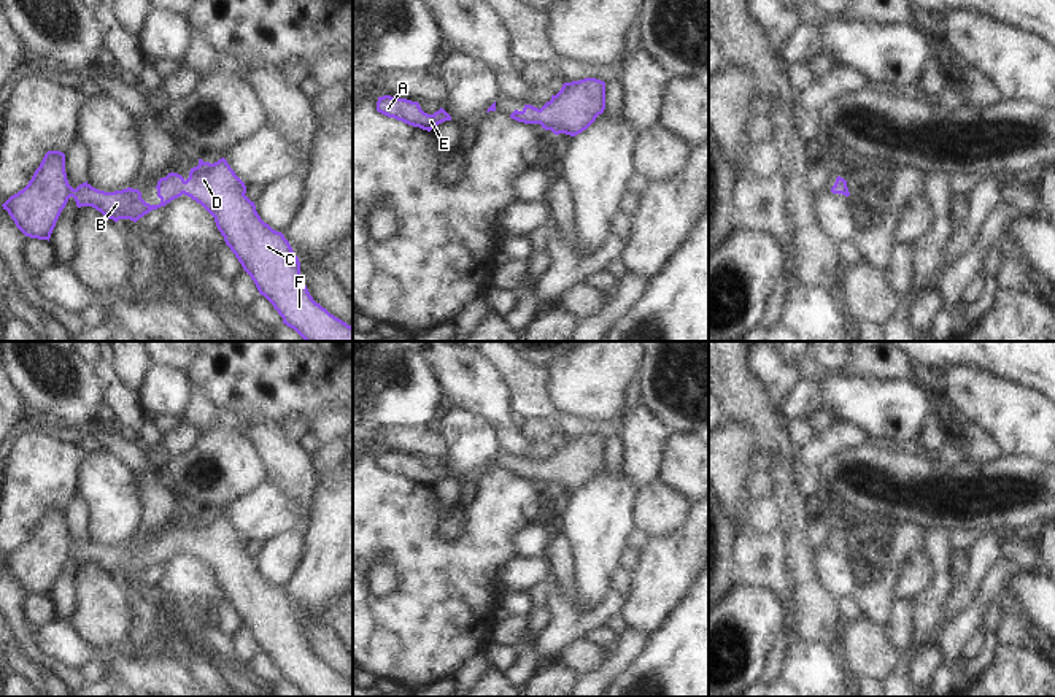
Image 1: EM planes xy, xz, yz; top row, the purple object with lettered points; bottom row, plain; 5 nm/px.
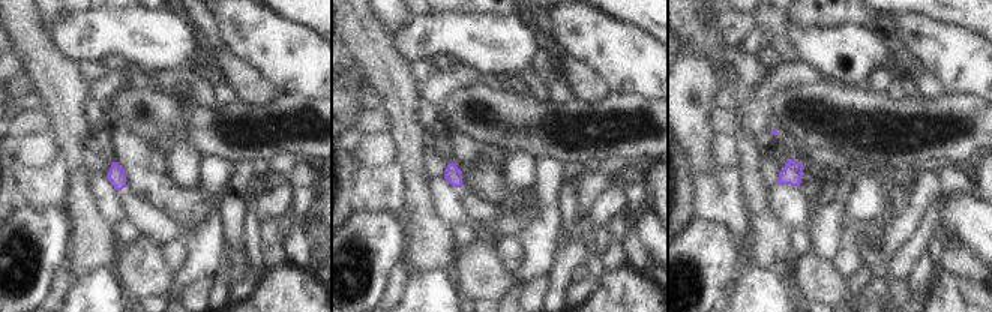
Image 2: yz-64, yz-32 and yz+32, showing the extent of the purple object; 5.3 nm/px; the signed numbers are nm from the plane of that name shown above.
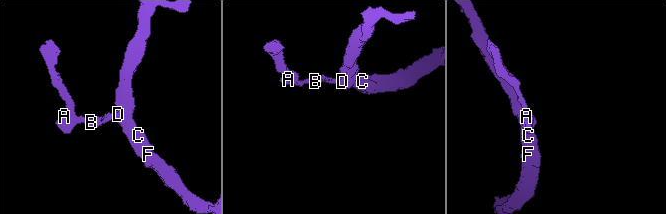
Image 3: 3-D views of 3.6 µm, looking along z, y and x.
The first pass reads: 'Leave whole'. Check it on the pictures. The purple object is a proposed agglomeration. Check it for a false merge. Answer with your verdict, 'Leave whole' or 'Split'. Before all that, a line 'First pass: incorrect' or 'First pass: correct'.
First pass: correct
Leave whole

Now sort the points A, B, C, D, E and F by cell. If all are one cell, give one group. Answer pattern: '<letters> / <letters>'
A B C D E F

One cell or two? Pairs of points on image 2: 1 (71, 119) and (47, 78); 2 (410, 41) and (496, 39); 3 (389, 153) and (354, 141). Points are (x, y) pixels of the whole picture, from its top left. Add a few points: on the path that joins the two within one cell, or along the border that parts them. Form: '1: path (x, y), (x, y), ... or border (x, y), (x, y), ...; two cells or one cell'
1: path (68, 108), (65, 96), (57, 89); one cell
2: path (431, 39), (474, 39); one cell
3: border (363, 135), (362, 144), (351, 150); two cells

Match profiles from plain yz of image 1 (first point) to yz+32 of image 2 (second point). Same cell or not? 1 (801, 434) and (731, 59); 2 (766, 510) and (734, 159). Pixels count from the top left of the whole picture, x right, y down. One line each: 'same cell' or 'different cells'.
1: same cell
2: same cell

